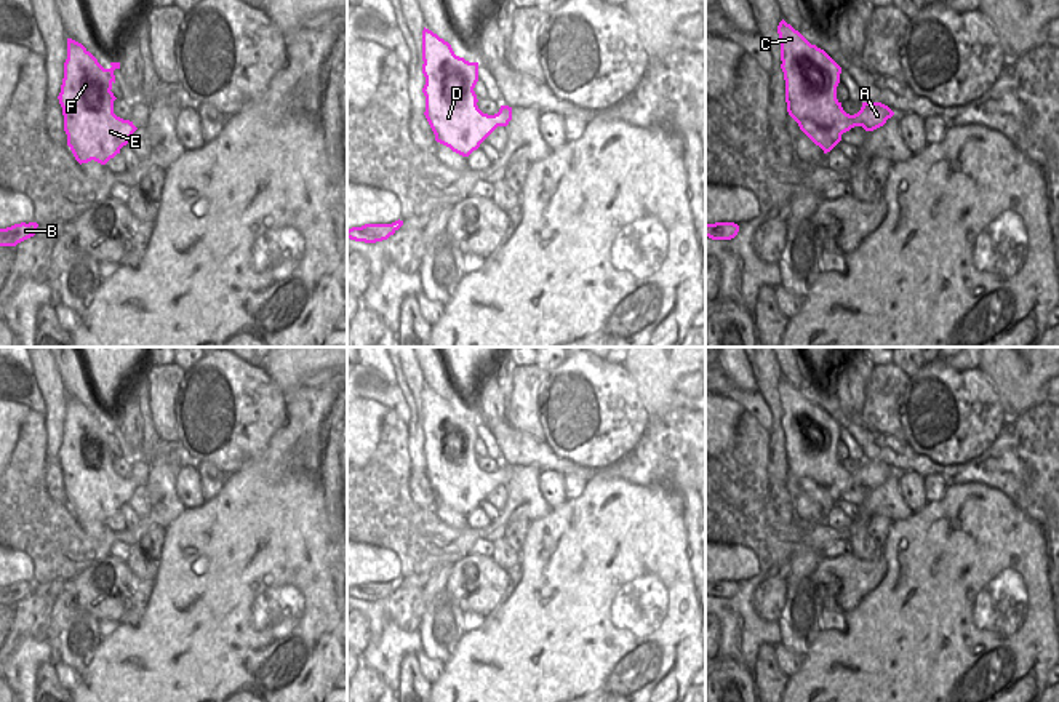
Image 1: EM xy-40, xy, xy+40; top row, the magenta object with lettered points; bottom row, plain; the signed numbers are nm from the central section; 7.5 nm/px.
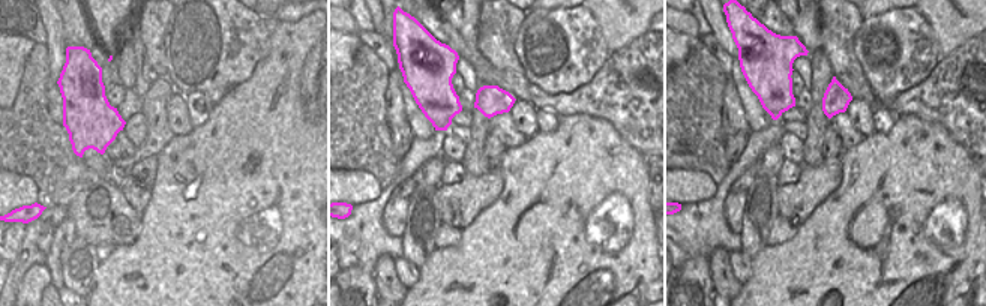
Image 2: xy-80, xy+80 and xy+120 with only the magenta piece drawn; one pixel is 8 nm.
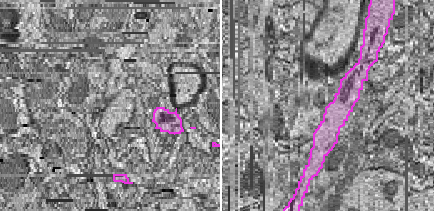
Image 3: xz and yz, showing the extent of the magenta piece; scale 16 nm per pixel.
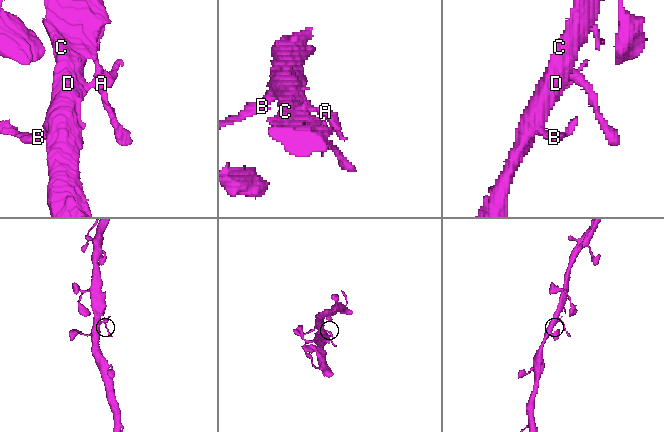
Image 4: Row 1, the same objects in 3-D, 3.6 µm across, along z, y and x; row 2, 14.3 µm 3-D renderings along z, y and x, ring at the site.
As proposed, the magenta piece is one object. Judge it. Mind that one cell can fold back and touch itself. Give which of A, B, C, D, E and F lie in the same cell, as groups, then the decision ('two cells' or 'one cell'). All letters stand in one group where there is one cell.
A B C D E F | one cell

